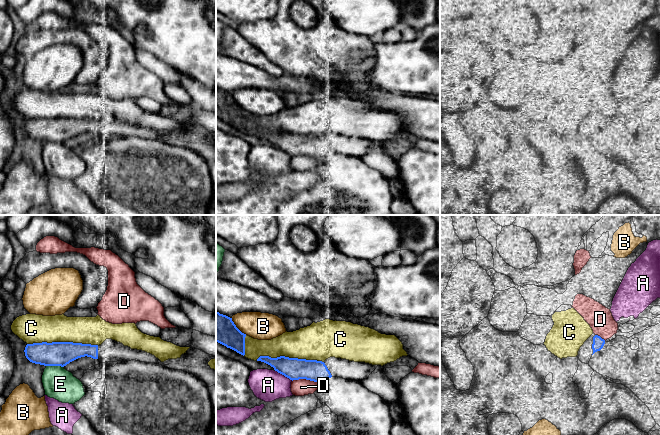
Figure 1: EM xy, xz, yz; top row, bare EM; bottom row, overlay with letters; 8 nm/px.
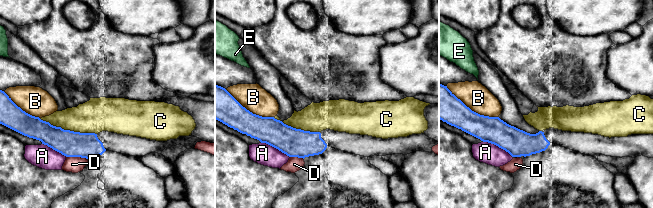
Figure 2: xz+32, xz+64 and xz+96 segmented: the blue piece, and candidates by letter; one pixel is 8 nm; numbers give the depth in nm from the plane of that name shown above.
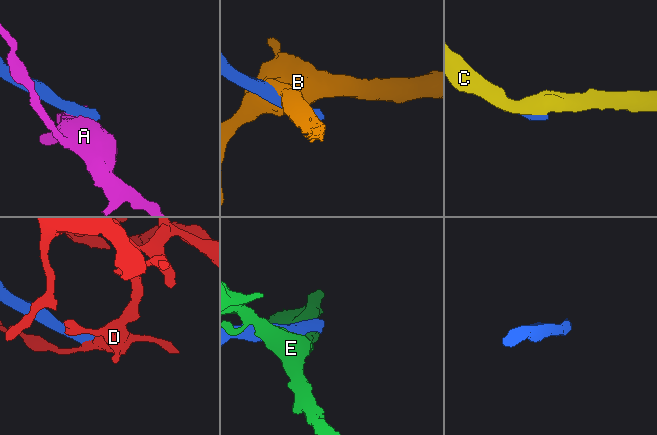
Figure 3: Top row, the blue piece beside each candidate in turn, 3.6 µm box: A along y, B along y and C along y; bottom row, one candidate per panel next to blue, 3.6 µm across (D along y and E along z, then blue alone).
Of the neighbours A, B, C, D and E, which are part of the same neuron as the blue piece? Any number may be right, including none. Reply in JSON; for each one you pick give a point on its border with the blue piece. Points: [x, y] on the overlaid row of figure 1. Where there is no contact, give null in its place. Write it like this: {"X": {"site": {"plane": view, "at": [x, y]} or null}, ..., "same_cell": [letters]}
{"same_cell": []}

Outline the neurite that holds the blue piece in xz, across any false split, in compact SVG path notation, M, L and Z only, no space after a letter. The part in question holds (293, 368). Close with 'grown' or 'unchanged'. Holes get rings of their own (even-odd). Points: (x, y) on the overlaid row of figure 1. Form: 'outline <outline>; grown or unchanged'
outline M260 356L257 361L270 365L275 371L292 381L306 379L314 382L323 382L331 377L361 381L368 378L378 366L335 357L330 357L322 362L285 356L277 358Z; grown

